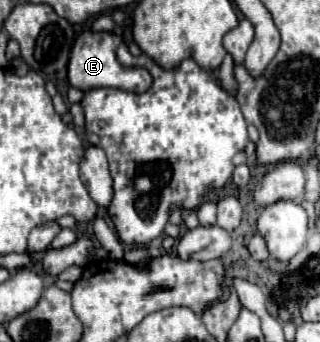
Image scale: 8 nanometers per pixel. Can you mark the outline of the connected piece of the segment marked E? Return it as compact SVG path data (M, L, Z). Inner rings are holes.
M83 31L71 51L69 83L81 91L89 91L91 87L113 87L113 89L123 89L123 91L131 91L131 93L145 93L151 87L153 79L145 69L139 69L139 67L125 69L119 65L117 57L115 57L115 45L119 41L121 39L115 37L113 33Z

